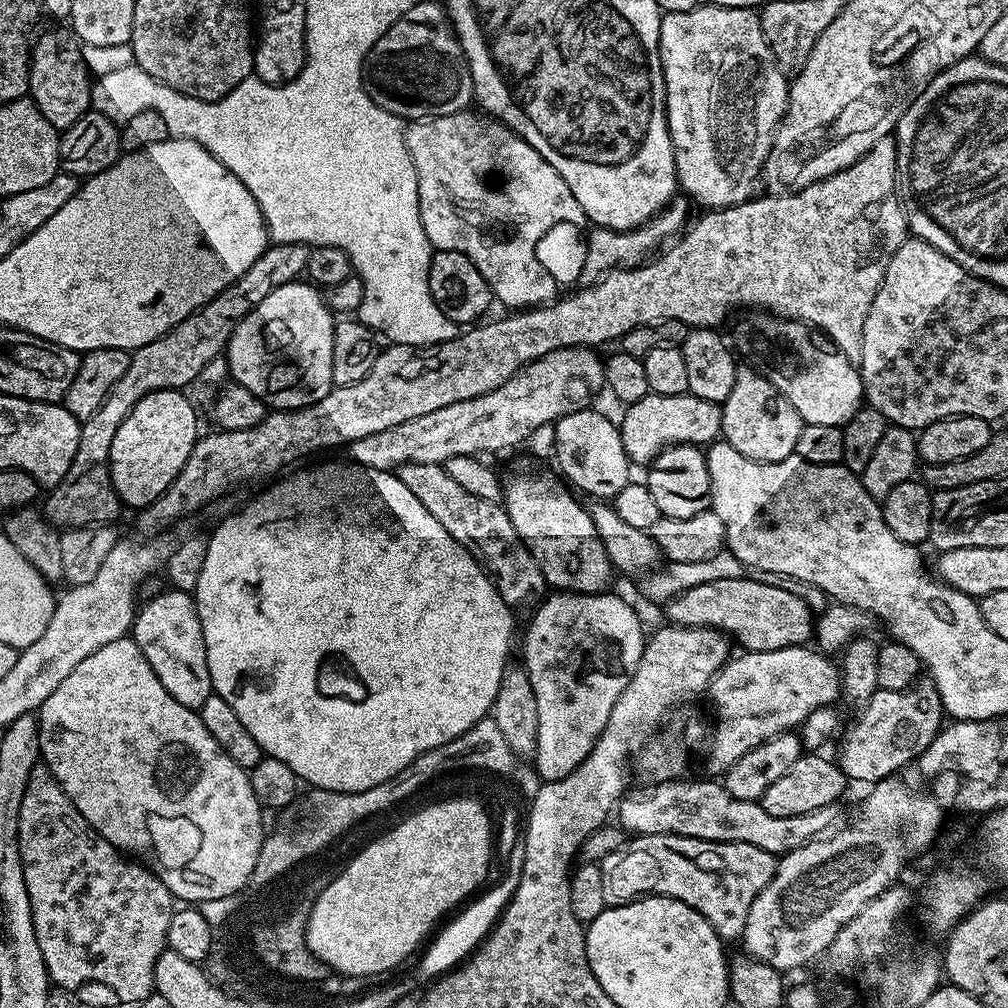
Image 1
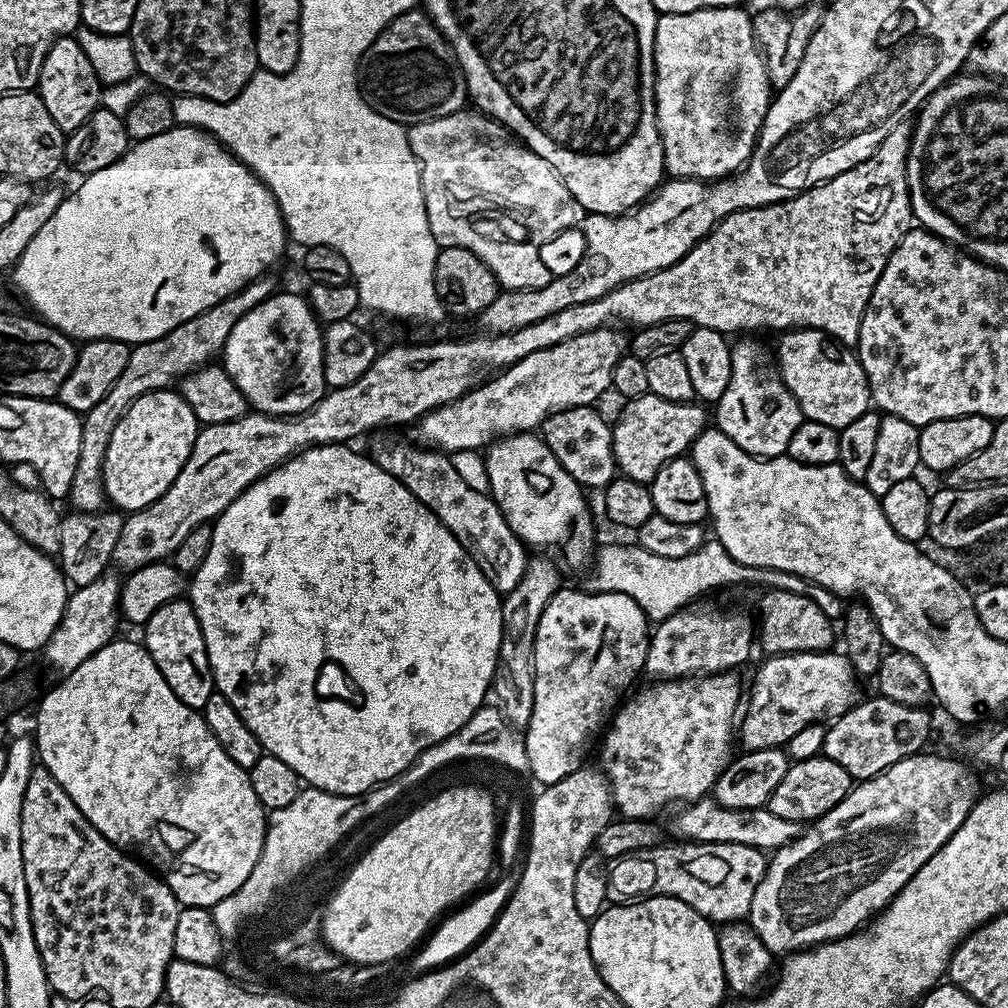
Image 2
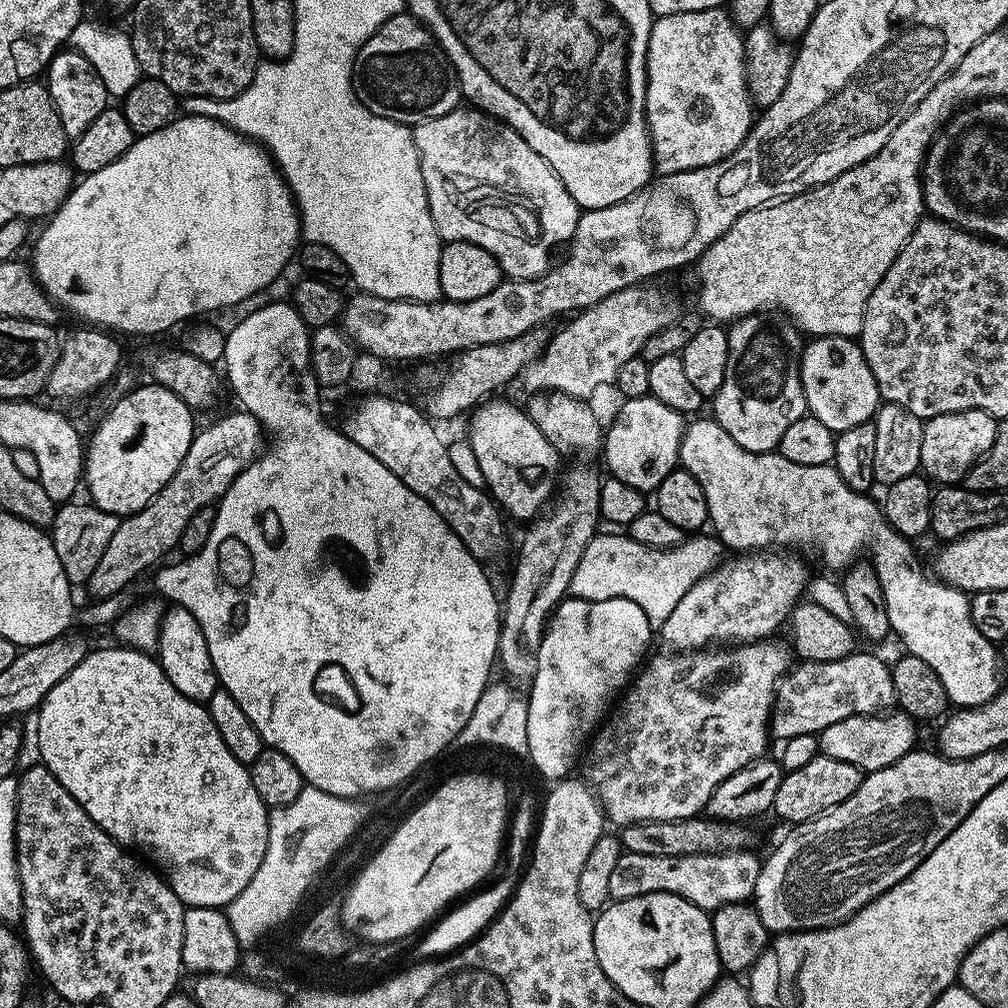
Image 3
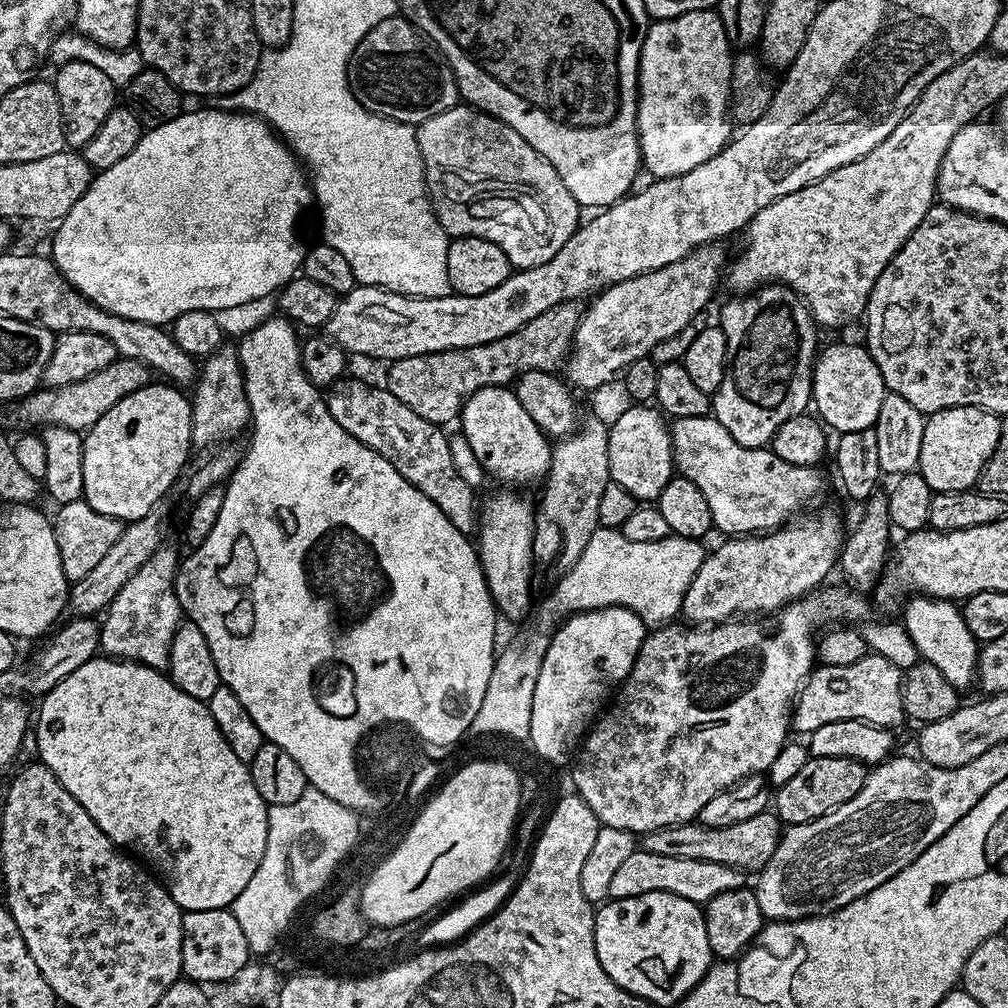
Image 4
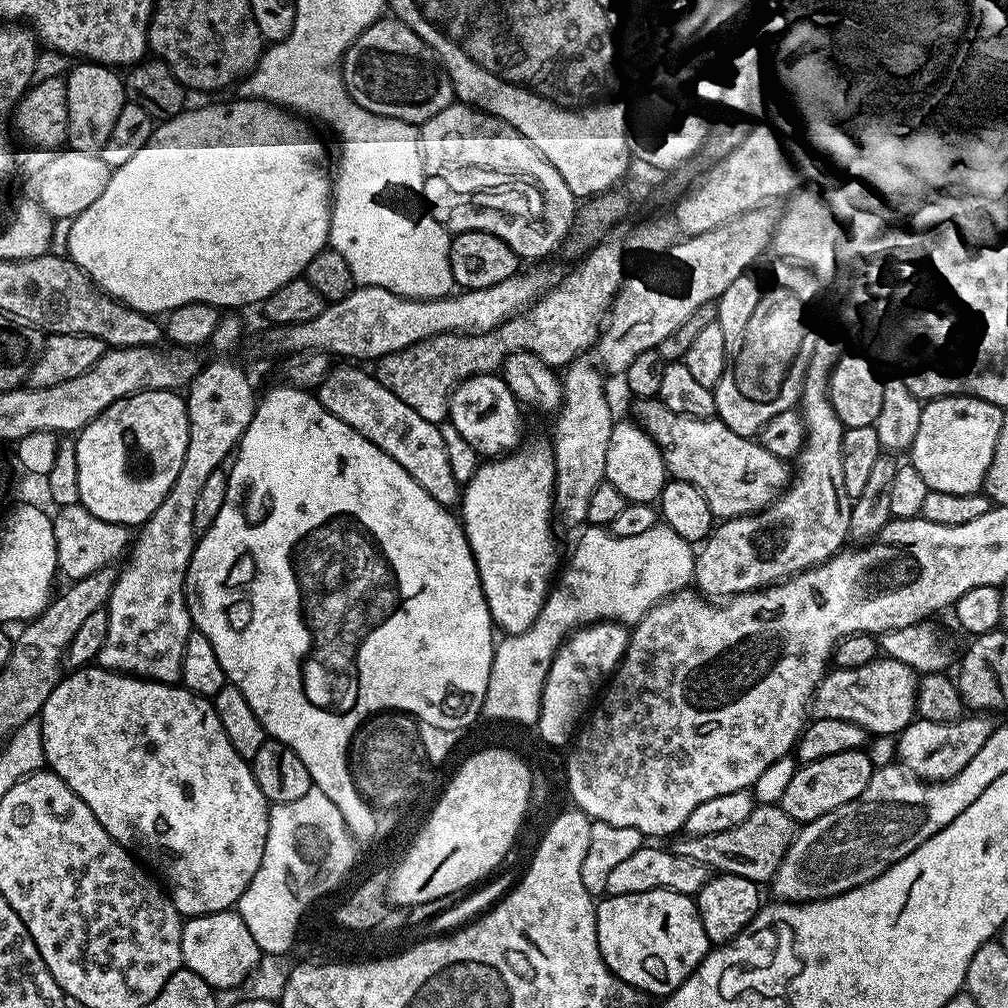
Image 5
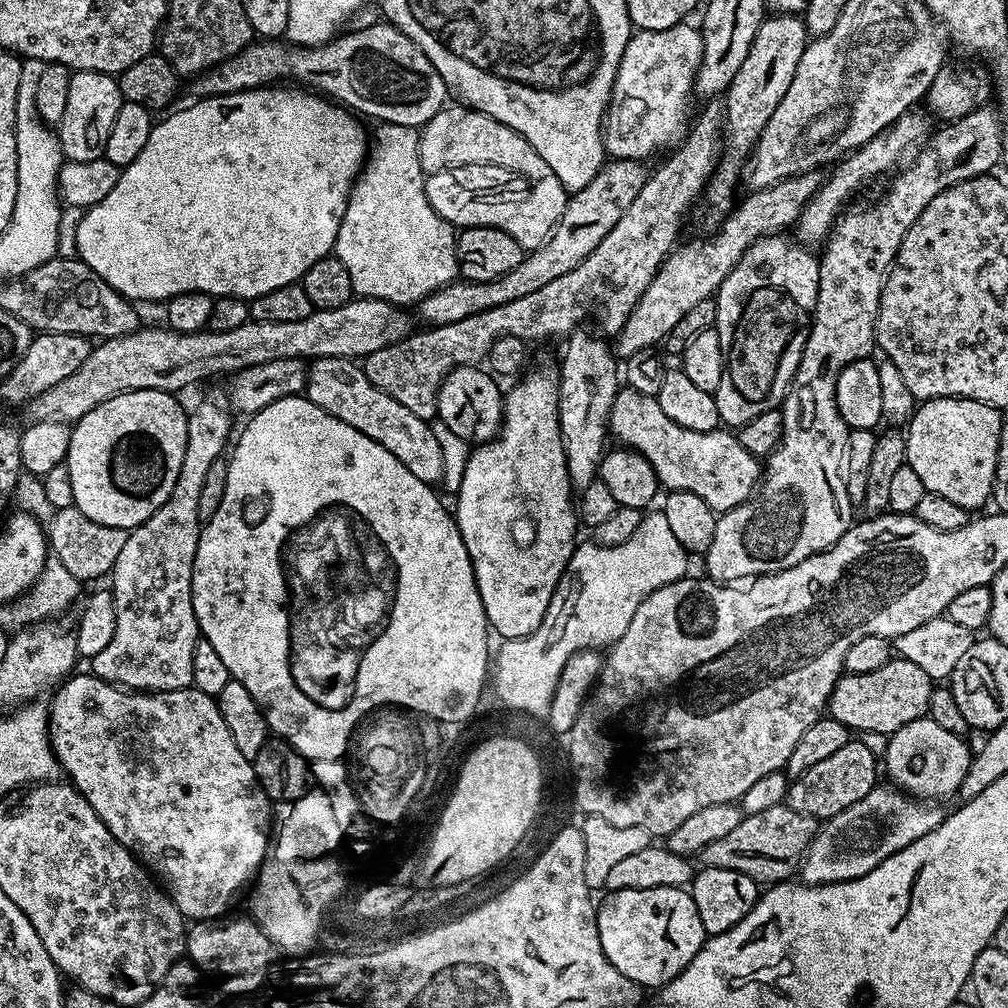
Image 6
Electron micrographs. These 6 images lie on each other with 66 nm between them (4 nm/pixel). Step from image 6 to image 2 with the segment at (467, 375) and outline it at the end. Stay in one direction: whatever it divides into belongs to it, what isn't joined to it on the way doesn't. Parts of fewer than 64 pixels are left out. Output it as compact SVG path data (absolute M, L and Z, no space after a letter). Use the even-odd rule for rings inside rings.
M532 432L499 437L487 449L484 462L489 475L488 492L516 537L525 545L532 547L533 544L536 550L548 550L551 544L564 543L563 567L572 572L587 569L594 559L598 541L588 504L584 501L586 492L566 474L562 462L554 458L545 440Z

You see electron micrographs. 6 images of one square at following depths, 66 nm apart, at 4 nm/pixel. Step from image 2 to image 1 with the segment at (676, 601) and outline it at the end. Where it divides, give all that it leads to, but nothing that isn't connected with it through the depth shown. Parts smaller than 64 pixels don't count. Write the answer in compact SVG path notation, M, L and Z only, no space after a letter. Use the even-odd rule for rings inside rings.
M727 550L715 552L709 560L703 560L702 562L665 563L663 567L653 571L651 575L647 577L647 580L649 580L648 585L644 588L644 592L657 606L660 606L672 600L680 592L690 590L694 586L702 586L702 582L714 582L718 578L742 578L743 576L750 578L754 582L766 582L770 586L778 586L782 590L790 590L790 594L798 594L798 598L805 600L812 608L813 613L819 614L828 609L830 598L822 590L818 590L818 586L810 586L806 582L795 580L789 576L770 574L766 570L747 568L733 552Z

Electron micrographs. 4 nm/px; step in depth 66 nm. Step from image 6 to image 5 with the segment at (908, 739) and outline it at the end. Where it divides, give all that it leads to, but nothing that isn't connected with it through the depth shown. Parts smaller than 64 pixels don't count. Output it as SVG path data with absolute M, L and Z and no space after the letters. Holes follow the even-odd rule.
M968 714L949 724L917 718L899 733L895 741L900 751L899 763L922 780L935 782L954 778L954 774L958 774L958 770L962 770L962 766L966 766L966 762L970 762L970 758L974 758L974 754L978 754L982 744L990 738L994 724L988 720L991 719L984 714Z

